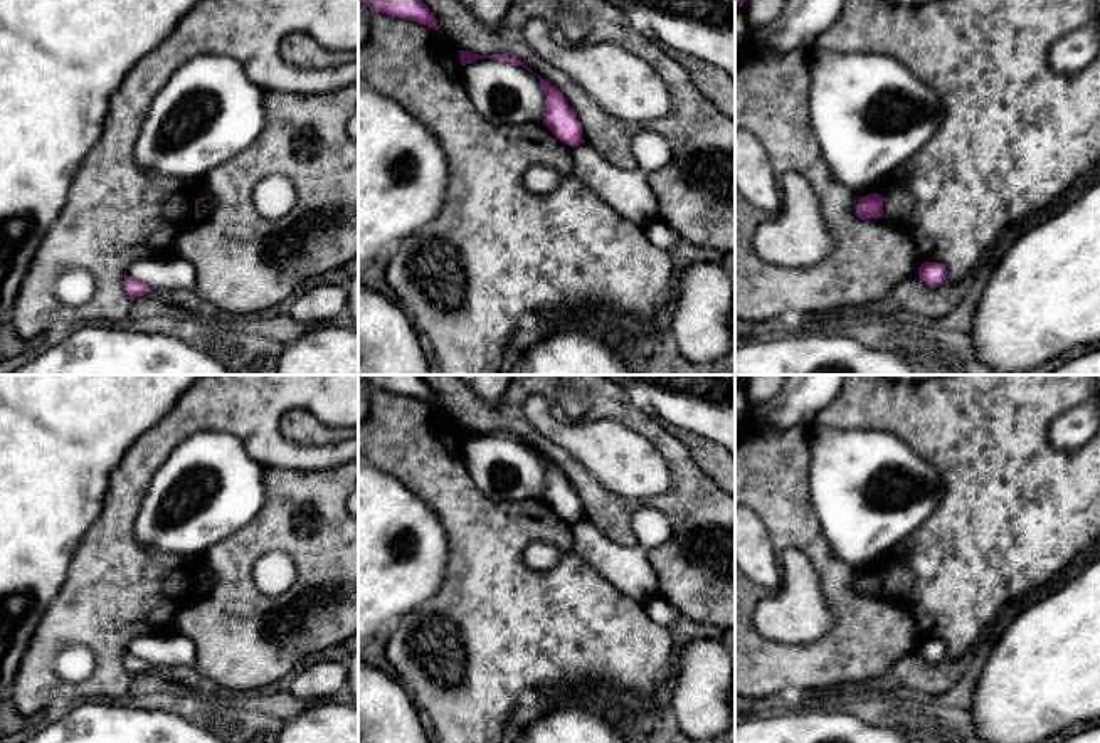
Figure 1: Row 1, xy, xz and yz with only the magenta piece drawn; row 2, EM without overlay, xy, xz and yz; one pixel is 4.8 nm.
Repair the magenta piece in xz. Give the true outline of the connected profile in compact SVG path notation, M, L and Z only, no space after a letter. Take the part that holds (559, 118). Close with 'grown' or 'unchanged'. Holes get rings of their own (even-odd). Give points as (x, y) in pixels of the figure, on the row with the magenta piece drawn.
M535 74L547 96L543 124L565 145L575 148L584 143L582 128L565 96L548 81Z; unchanged

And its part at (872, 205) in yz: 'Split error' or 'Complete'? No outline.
Complete

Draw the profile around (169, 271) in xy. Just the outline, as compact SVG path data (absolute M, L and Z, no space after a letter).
M173 254L138 259L131 264L128 276L141 281L153 292L160 289L193 289L197 282L195 267Z

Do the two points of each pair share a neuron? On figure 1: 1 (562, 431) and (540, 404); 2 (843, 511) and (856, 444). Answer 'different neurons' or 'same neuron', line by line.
1: same neuron
2: same neuron

